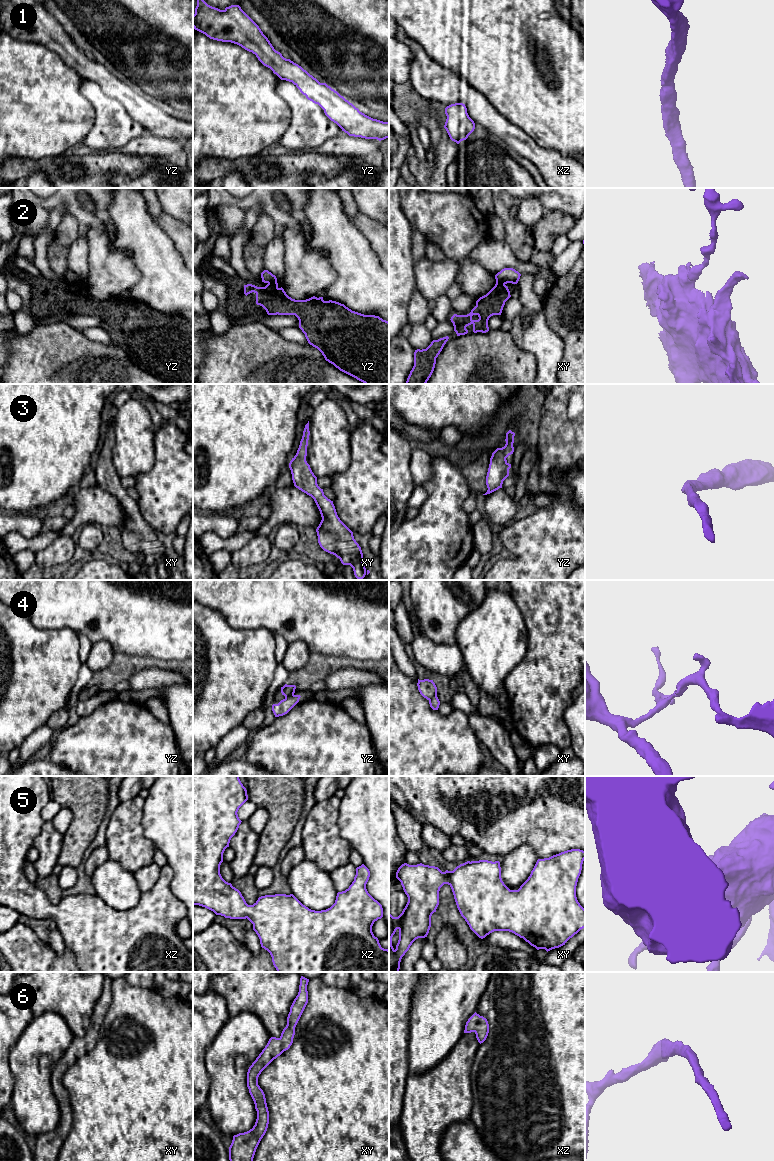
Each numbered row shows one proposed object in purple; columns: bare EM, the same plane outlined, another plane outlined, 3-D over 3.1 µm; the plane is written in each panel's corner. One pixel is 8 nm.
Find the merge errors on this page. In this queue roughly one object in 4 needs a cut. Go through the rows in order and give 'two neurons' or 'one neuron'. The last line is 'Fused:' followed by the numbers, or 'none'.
1: one neuron
2: two neurons
3: one neuron
4: two neurons
5: one neuron
6: one neuron
Fused: 2, 4

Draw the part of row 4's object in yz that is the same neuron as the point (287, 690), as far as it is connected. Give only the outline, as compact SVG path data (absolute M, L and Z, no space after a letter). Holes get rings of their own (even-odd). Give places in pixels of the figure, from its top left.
M285 684L283 687L281 687L281 693L285 696L285 698L288 698L295 693L296 686L295 685L287 685Z

